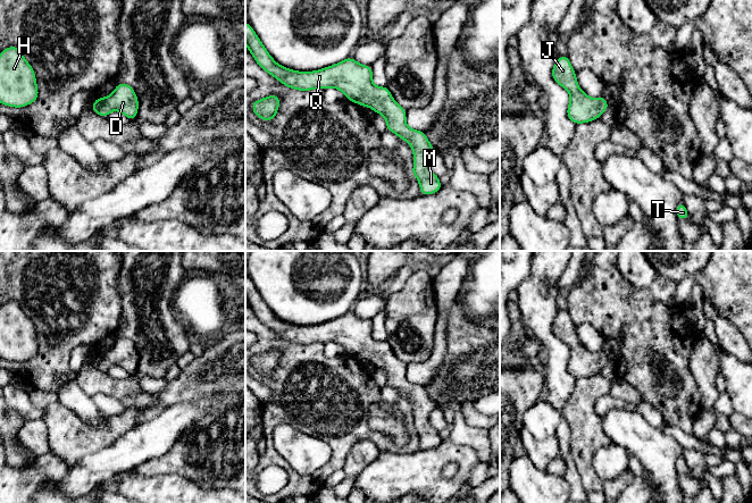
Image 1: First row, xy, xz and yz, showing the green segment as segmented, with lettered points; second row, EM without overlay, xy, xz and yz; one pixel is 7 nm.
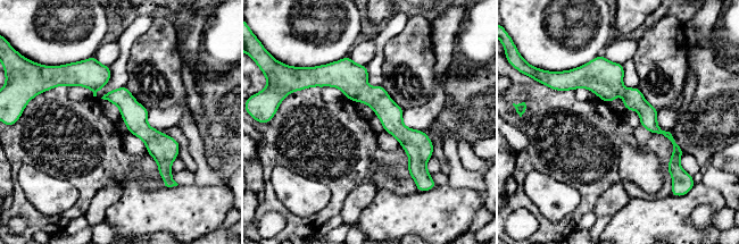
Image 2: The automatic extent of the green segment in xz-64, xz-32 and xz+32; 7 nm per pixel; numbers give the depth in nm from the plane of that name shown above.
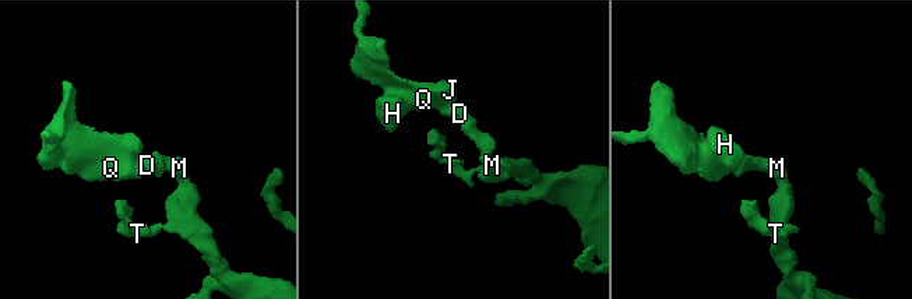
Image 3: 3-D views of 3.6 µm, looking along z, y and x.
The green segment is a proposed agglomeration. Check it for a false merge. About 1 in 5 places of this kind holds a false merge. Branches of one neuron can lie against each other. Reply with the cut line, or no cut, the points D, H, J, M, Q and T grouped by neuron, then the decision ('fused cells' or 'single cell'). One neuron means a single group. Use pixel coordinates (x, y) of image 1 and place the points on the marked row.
no cut; D H J M Q T; single cell

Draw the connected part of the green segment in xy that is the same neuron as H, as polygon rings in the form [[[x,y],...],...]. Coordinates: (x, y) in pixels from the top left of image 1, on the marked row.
[[[12,45],[0,53],[0,103],[23,108],[37,100],[35,73],[22,51]]]

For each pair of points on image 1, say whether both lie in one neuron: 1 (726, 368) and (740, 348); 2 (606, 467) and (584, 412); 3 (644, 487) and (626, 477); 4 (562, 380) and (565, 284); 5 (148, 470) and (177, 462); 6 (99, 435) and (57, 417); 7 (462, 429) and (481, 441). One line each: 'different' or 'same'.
1: different
2: different
3: different
4: different
5: same
6: same
7: same

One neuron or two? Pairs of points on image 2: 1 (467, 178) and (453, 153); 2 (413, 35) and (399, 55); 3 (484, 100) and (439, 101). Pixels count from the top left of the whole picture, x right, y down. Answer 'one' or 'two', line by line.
1: one
2: one
3: two

